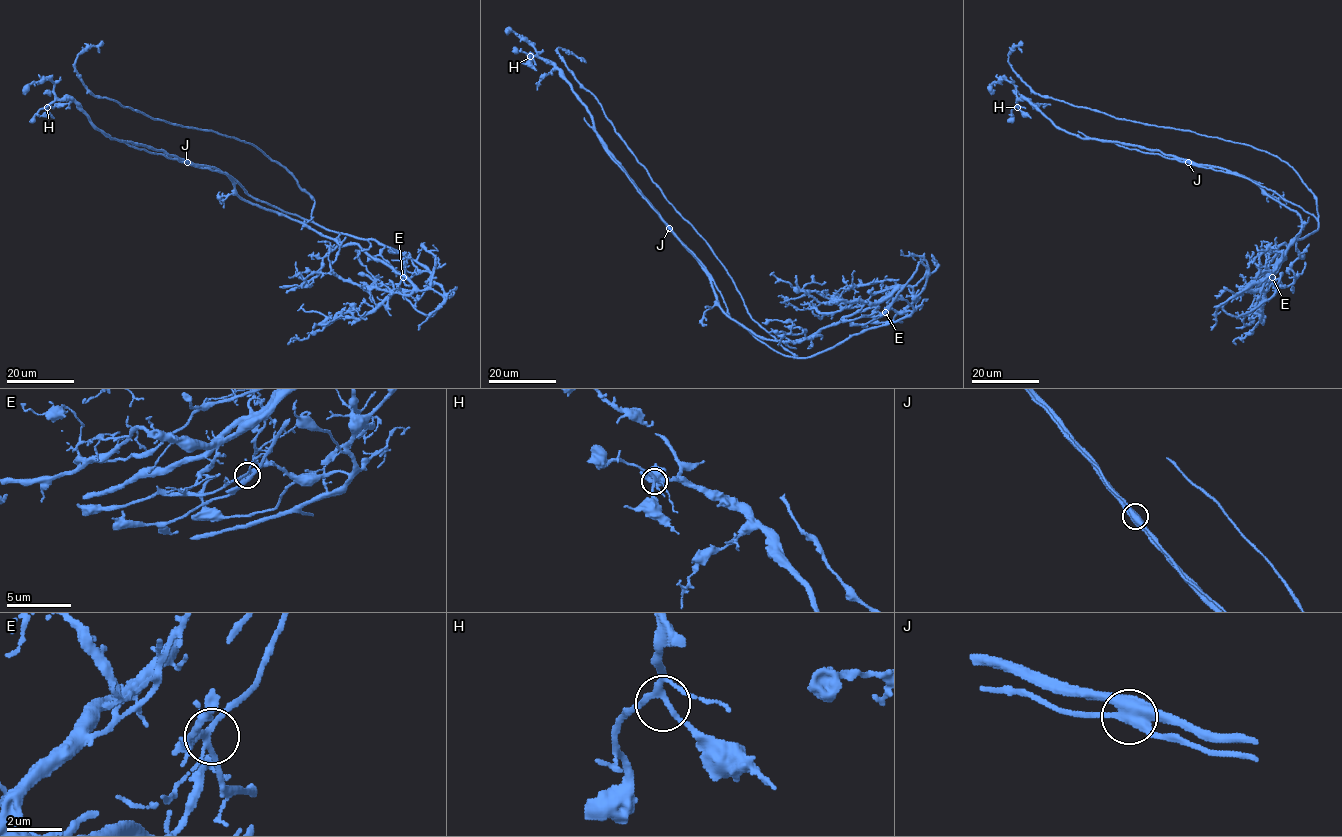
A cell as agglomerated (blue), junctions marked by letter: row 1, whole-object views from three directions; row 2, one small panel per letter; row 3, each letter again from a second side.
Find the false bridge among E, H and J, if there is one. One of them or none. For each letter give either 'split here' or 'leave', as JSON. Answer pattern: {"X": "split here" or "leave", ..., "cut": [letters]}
{"E": "leave", "H": "leave", "J": "split here", "cut": ["J"]}

